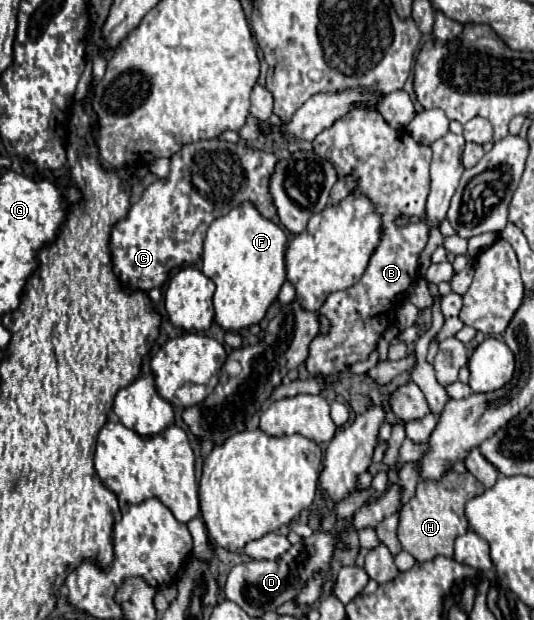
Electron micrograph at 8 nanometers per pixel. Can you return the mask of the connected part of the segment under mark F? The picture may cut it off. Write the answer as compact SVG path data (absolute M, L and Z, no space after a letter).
M253 202L235 206L209 226L201 270L217 286L213 306L215 320L223 330L237 332L263 320L285 282L285 246L285 230L263 218Z

